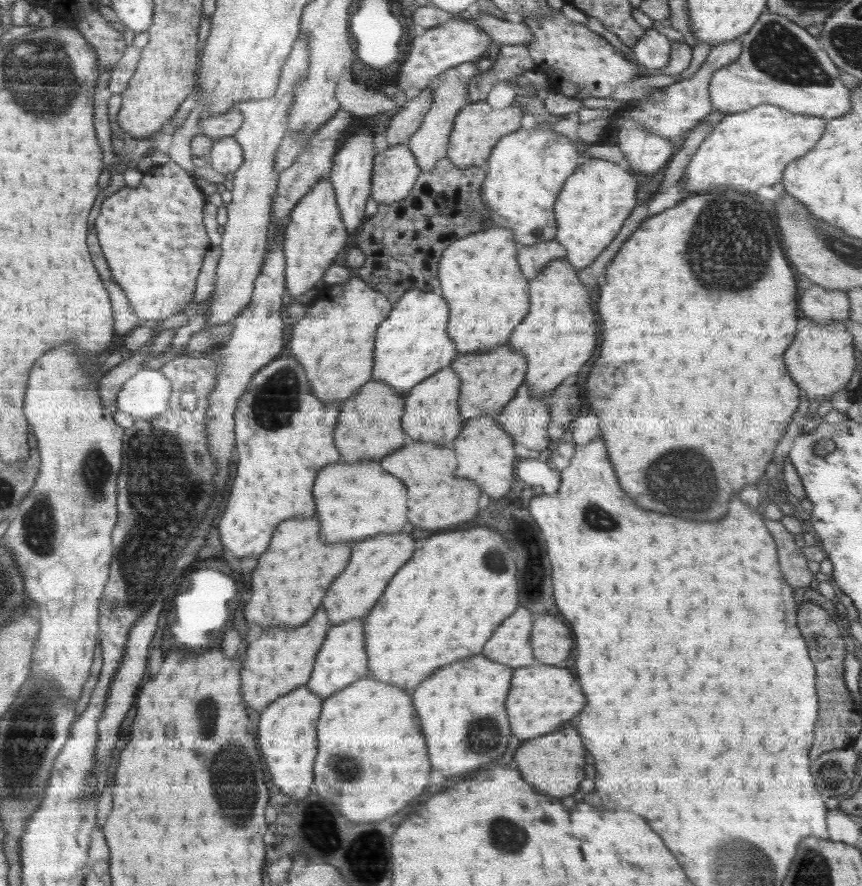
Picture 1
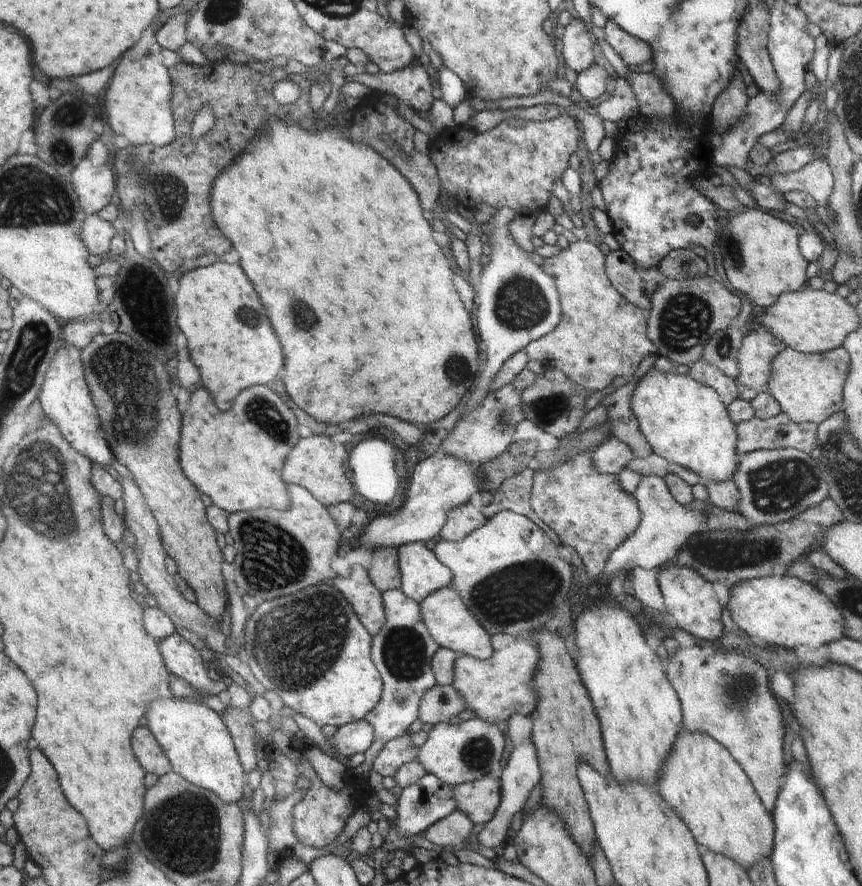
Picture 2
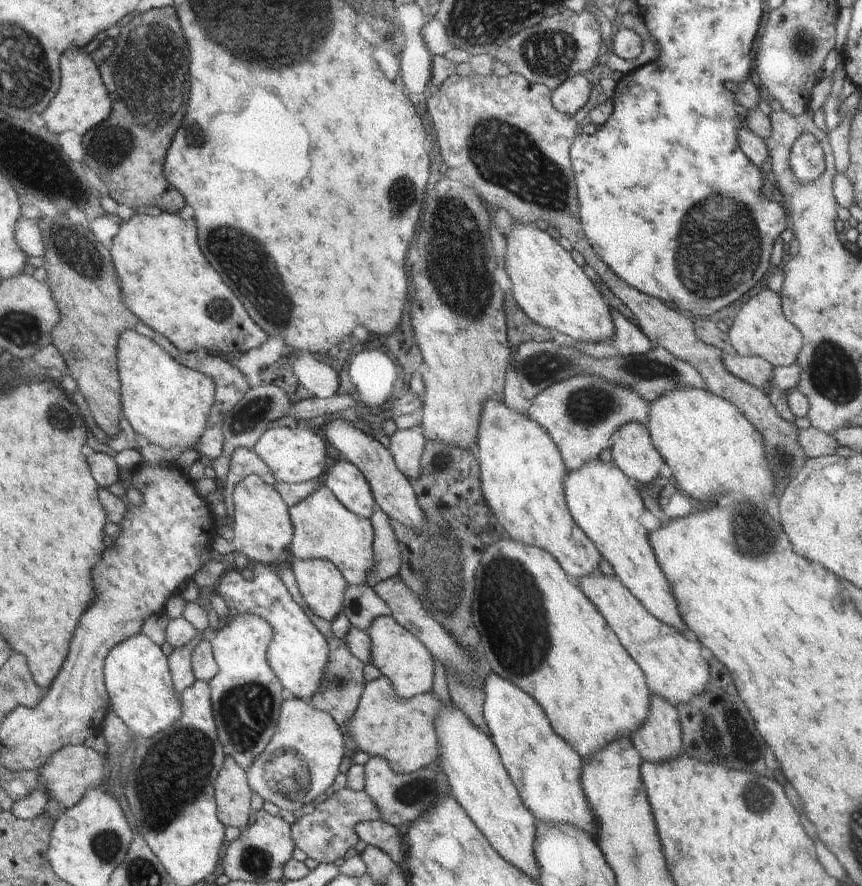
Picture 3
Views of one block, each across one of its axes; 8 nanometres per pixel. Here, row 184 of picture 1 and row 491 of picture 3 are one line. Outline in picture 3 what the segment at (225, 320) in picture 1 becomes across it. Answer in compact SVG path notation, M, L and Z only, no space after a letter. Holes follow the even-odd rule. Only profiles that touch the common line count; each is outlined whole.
M248 475L238 483L234 494L235 515L232 524L234 544L238 552L244 552L251 564L272 565L280 558L280 552L290 546L292 540L292 516L289 506L276 490L268 486L258 475Z

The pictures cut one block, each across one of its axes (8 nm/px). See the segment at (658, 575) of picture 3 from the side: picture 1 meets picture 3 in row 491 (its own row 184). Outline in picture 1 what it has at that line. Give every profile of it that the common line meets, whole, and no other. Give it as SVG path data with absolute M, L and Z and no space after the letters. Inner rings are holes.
M592 158L582 164L574 178L566 183L562 198L557 198L554 215L558 214L558 244L566 248L565 260L581 271L605 250L616 238L630 212L636 208L636 180L624 164Z

